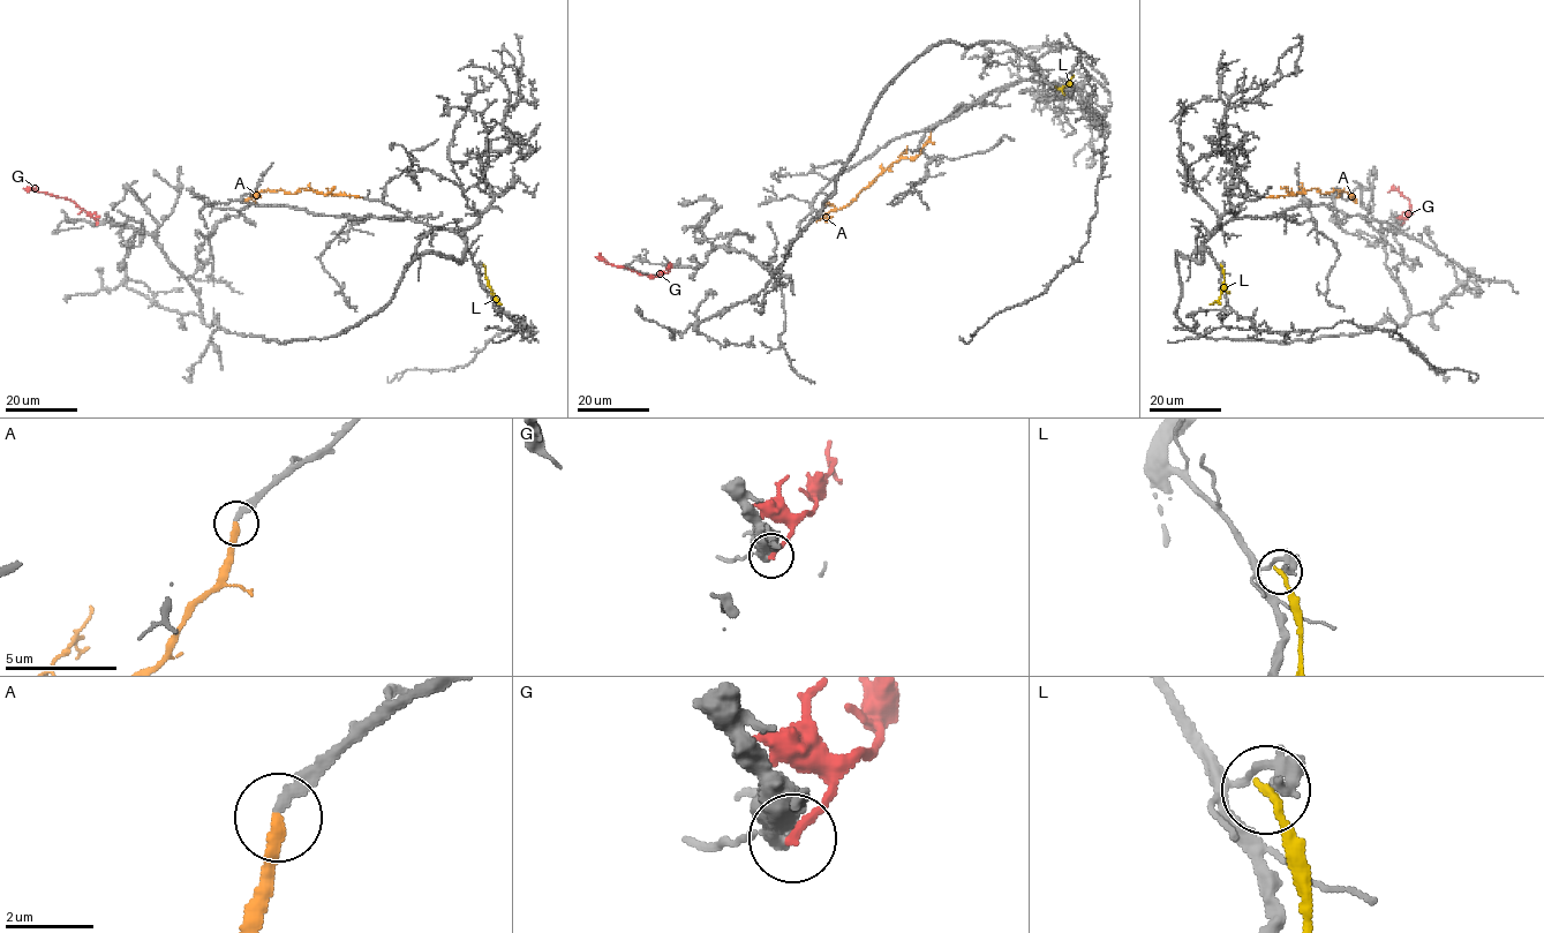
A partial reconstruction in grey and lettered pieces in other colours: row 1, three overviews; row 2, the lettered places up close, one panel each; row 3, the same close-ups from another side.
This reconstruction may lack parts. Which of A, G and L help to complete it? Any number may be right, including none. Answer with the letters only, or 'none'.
A

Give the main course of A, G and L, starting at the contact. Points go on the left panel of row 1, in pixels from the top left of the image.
A: (359, 196), (300, 188), (295, 193), (281, 189), (256, 192), (243, 201)
G: (98, 225), (97, 219), (73, 201), (23, 188)
L: (484, 264), (489, 286), (502, 303)

